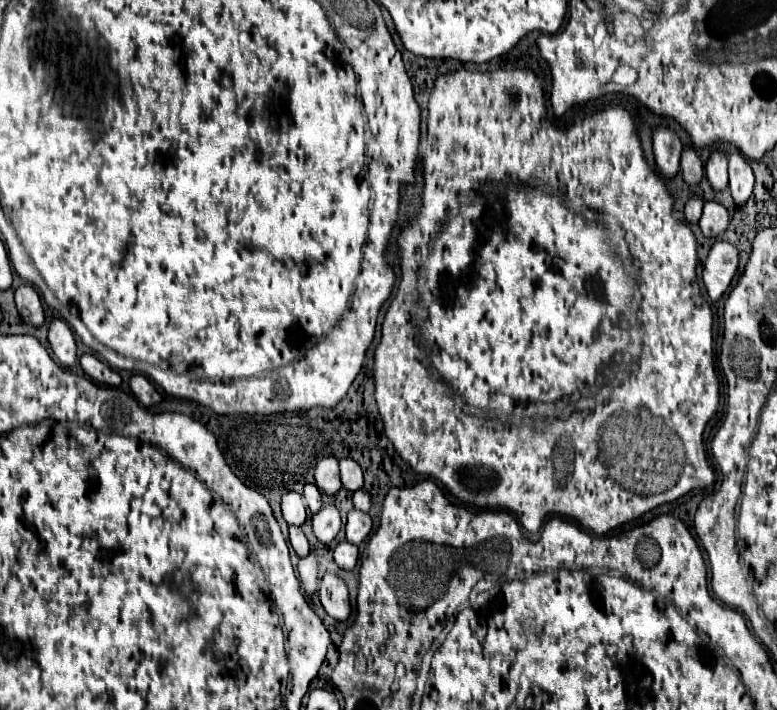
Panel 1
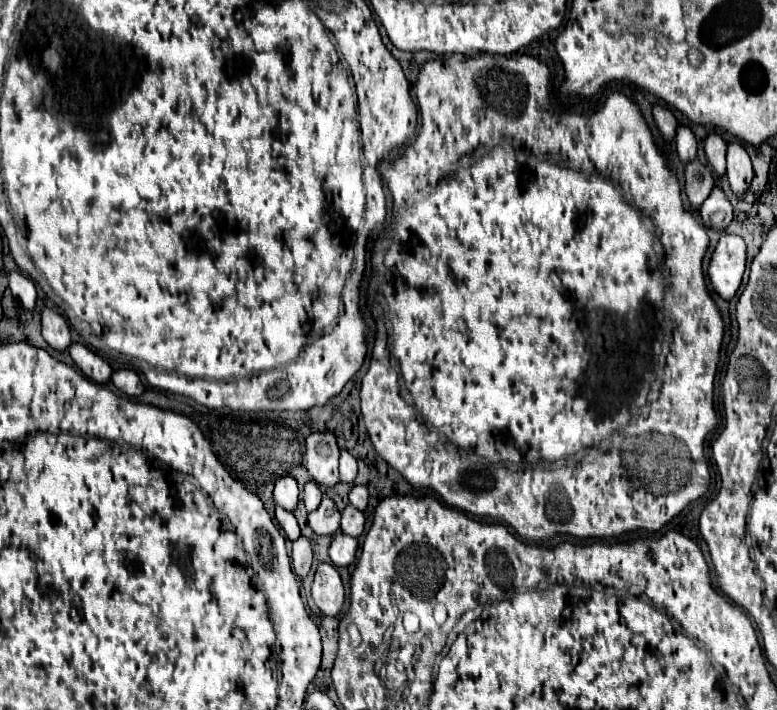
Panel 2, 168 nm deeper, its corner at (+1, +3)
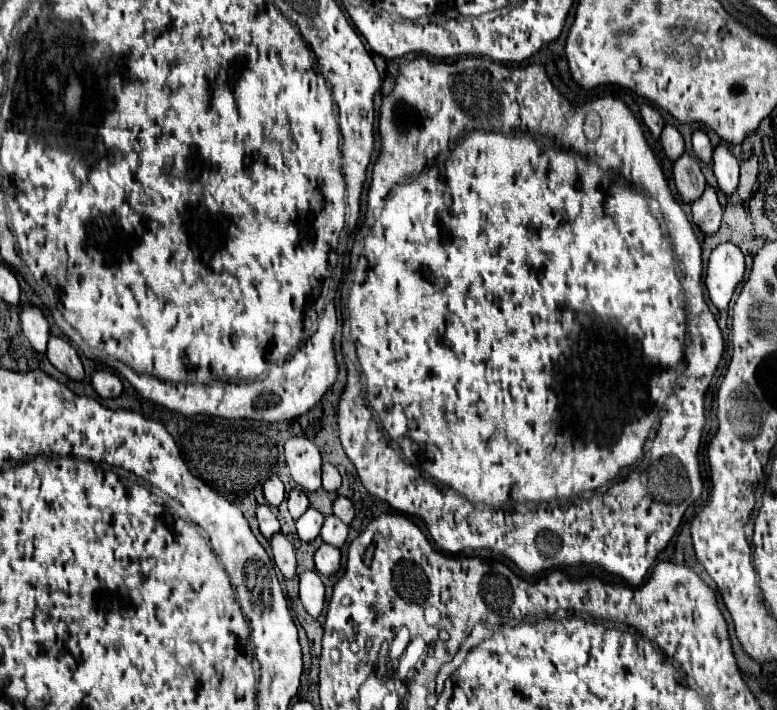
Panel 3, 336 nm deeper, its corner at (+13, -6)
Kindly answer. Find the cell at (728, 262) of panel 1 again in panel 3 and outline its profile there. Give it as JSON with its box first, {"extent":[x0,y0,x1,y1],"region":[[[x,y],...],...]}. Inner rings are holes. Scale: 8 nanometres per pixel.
{"extent":[705,243,745,309],"region":[[[721,243],[713,249],[707,265],[705,287],[717,309],[727,309],[737,283],[743,279],[745,259],[737,245]]]}

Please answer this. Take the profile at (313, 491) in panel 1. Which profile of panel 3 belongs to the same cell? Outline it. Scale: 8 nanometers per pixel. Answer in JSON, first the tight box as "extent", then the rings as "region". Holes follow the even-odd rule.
{"extent":[287,489,309,519],"region":[[[293,489],[287,497],[287,505],[289,505],[289,513],[293,519],[299,519],[307,509],[309,509],[309,499],[301,489]]]}

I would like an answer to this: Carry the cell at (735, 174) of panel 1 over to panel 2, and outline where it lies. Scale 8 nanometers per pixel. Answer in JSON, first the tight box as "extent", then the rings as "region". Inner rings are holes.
{"extent":[727,142,753,196],"region":[[[731,142],[729,148],[727,148],[727,178],[729,178],[731,190],[737,196],[741,196],[749,188],[751,178],[753,178],[749,154],[737,142]]]}

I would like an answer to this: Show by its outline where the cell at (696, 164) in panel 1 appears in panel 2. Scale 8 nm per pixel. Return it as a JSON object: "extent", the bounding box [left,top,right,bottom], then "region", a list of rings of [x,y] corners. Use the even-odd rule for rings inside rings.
{"extent":[675,126,697,164],"region":[[[679,126],[677,128],[675,142],[677,142],[677,154],[679,154],[681,162],[687,164],[687,162],[691,162],[697,156],[697,138],[691,132],[689,126]]]}

